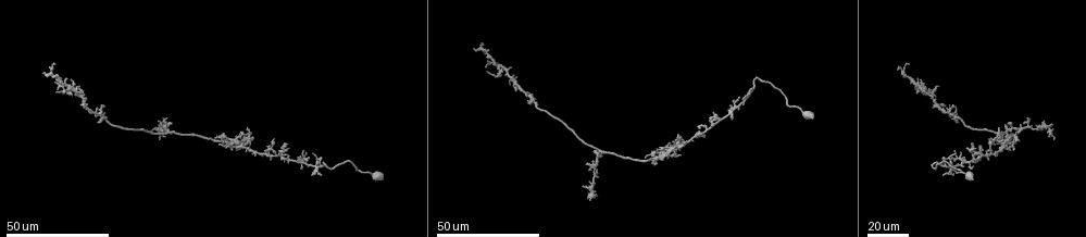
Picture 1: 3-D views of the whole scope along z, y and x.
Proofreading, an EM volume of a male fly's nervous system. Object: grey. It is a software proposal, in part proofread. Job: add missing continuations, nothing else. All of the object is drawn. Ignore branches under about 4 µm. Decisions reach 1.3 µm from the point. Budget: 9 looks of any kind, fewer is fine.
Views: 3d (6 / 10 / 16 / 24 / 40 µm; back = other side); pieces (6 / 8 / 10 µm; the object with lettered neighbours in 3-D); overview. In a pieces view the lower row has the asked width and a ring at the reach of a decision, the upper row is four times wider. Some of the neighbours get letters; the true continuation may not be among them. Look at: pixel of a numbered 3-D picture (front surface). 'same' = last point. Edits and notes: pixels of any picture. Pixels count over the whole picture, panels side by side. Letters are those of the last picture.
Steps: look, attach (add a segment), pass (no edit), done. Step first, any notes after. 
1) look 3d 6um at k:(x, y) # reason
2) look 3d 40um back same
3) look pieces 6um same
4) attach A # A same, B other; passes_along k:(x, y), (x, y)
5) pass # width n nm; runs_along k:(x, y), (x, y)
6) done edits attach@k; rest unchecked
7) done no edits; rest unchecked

look 3d 40um at 1:(668, 158) # branch stops here

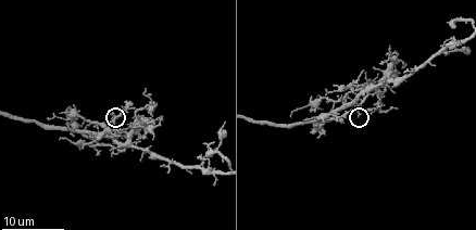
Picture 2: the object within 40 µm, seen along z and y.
look pieces 6um at 2:(359, 113) # what lies round it

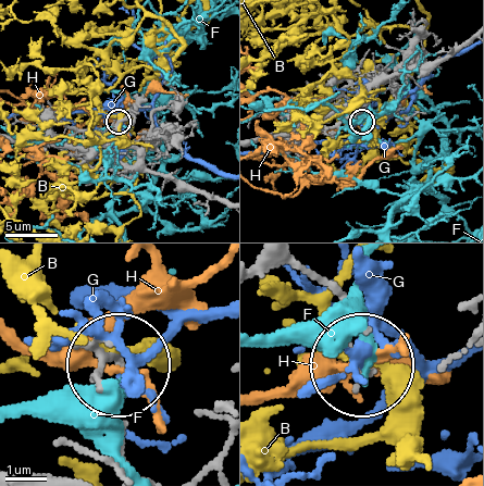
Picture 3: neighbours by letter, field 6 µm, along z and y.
pass # B other, F other, G other, H other; no lettered segment goes on from it

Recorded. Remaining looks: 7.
look 3d 24um at 1:(501, 69) # branch stops here

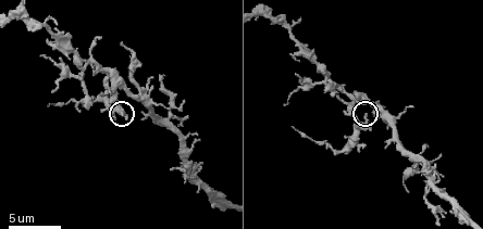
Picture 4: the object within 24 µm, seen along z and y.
look pieces 8um at 4:(127, 118) # what lies round it

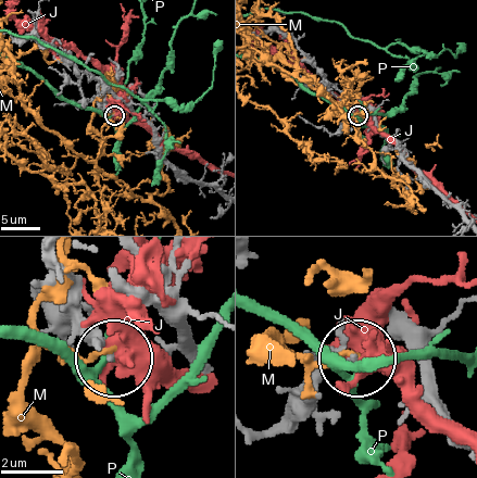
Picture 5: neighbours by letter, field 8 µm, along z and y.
pass # J other, M other, P other; no lettered segment goes on from it

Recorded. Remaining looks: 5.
look 3d 40um at 1:(517, 91) # thin end

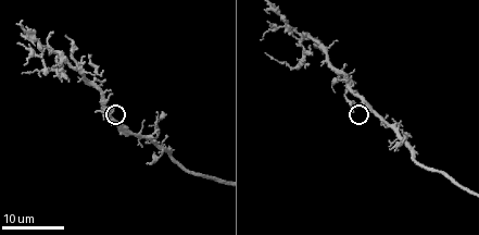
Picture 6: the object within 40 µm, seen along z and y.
look pieces 6um at 6:(352, 110) # what lies round it

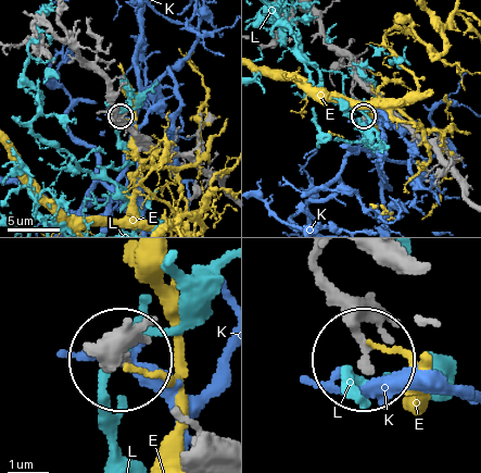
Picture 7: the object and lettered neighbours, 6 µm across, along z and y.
pass # E other, K other, L other; no lettered segment goes on from it

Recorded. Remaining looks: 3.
look pieces 6um at 4:(97, 39) # tapers out

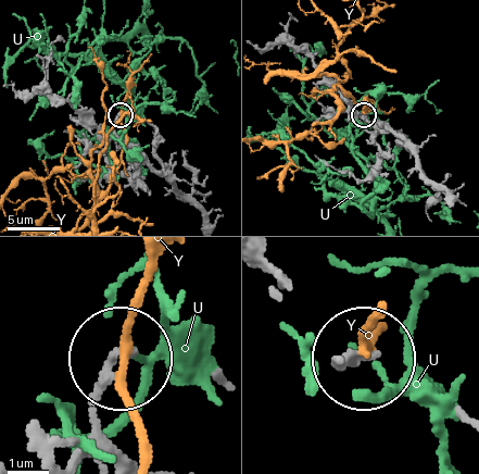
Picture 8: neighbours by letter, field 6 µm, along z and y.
pass # width 190 nm; U other, Y other; runs_along 8:(128, 453), (97, 412), (114, 363); no lettered segment goes on from it

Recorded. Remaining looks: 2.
done no edits; rest unchecked

